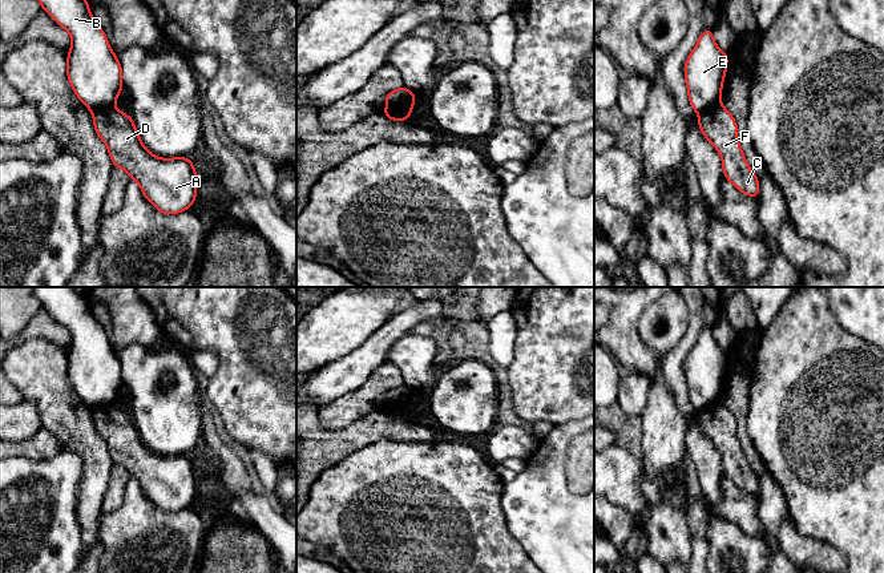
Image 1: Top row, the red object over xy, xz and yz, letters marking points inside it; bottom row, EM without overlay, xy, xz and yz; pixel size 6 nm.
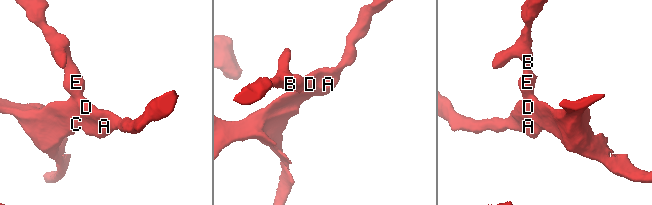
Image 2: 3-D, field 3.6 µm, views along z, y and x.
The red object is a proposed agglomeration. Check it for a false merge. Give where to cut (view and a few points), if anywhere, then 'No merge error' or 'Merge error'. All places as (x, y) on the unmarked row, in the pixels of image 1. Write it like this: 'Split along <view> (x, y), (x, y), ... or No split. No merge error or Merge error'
Split along xz (412, 390), (404, 398), (387, 404). Merge error

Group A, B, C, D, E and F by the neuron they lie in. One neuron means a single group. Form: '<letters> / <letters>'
A C D F / B E

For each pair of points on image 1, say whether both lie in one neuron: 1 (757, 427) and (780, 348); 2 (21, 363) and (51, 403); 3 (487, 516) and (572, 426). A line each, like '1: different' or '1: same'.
1: same
2: same
3: different

